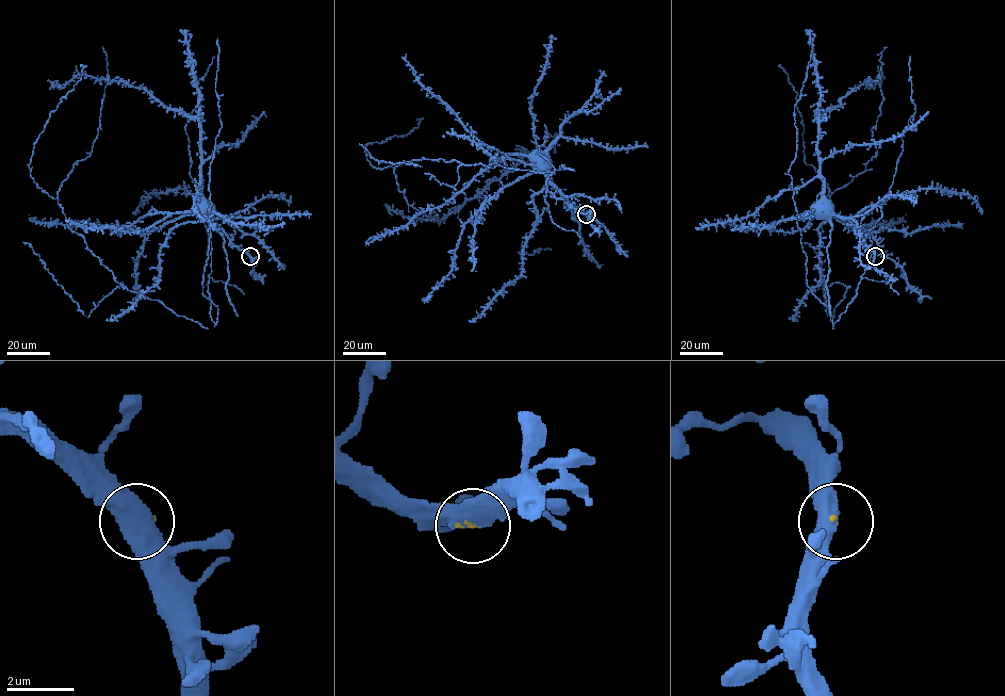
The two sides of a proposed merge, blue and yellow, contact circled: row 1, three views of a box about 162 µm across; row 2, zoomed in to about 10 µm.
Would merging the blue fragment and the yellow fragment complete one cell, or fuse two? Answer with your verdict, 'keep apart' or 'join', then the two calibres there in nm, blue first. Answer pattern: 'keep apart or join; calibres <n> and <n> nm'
join; calibres 650 and 100 nm

